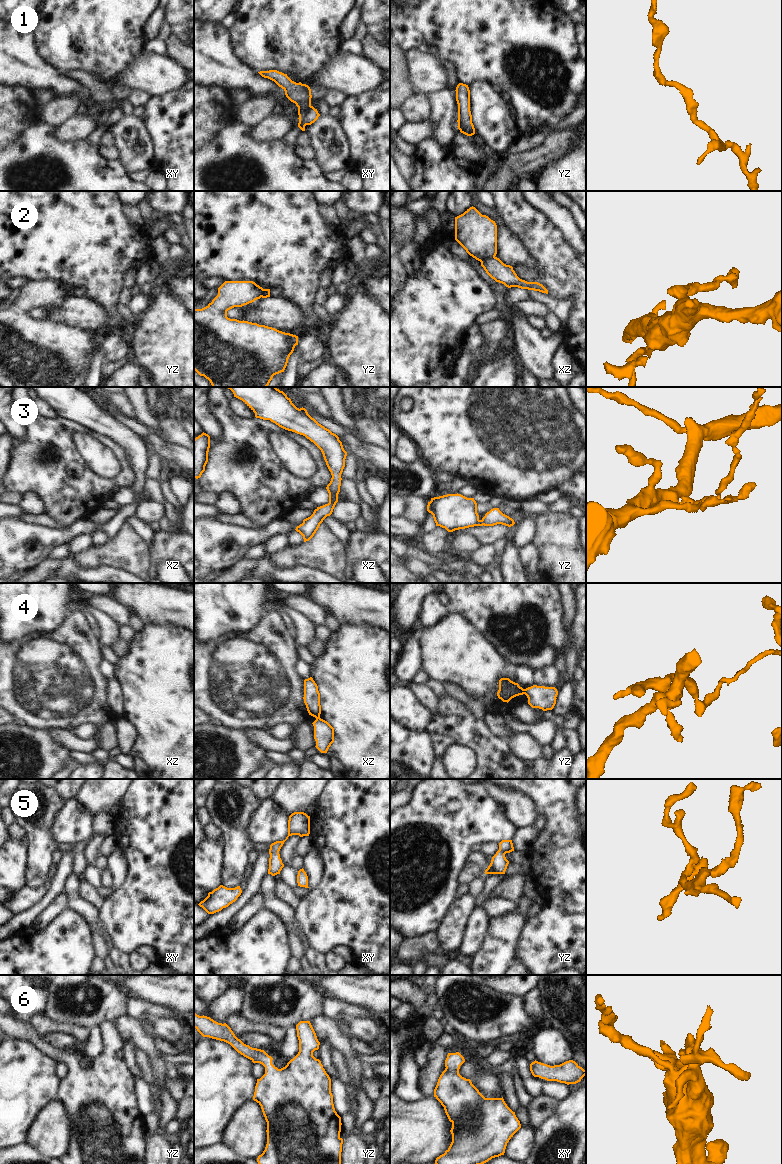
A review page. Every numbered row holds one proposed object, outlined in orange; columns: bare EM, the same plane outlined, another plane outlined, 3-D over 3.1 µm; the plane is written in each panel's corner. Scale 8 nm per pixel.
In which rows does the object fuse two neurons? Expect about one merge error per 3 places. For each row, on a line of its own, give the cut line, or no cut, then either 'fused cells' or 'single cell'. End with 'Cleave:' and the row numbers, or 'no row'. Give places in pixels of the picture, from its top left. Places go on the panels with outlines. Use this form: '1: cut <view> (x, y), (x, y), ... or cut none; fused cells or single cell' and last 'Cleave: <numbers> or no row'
1: cut xy (310, 105), (302, 117), (304, 125); fused cells
2: cut xz (494, 256), (483, 258), (480, 261); fused cells
3: cut none; single cell
4: cut yz (524, 689), (525, 693); fused cells
5: cut none; single cell
6: cut none; single cell
Cleave: 1, 2, 4

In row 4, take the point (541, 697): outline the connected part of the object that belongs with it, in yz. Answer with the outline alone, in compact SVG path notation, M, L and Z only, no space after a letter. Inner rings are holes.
M533 685L525 689L528 704L543 711L552 710L556 704L558 691L555 687Z

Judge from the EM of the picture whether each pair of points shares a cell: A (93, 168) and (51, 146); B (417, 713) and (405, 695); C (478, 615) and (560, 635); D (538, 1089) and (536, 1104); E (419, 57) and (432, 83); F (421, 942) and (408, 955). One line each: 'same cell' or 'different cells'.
A: same cell
B: same cell
C: same cell
D: different cells
E: same cell
F: same cell

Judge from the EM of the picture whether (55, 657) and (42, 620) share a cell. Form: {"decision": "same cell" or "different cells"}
{"decision": "different cells"}

